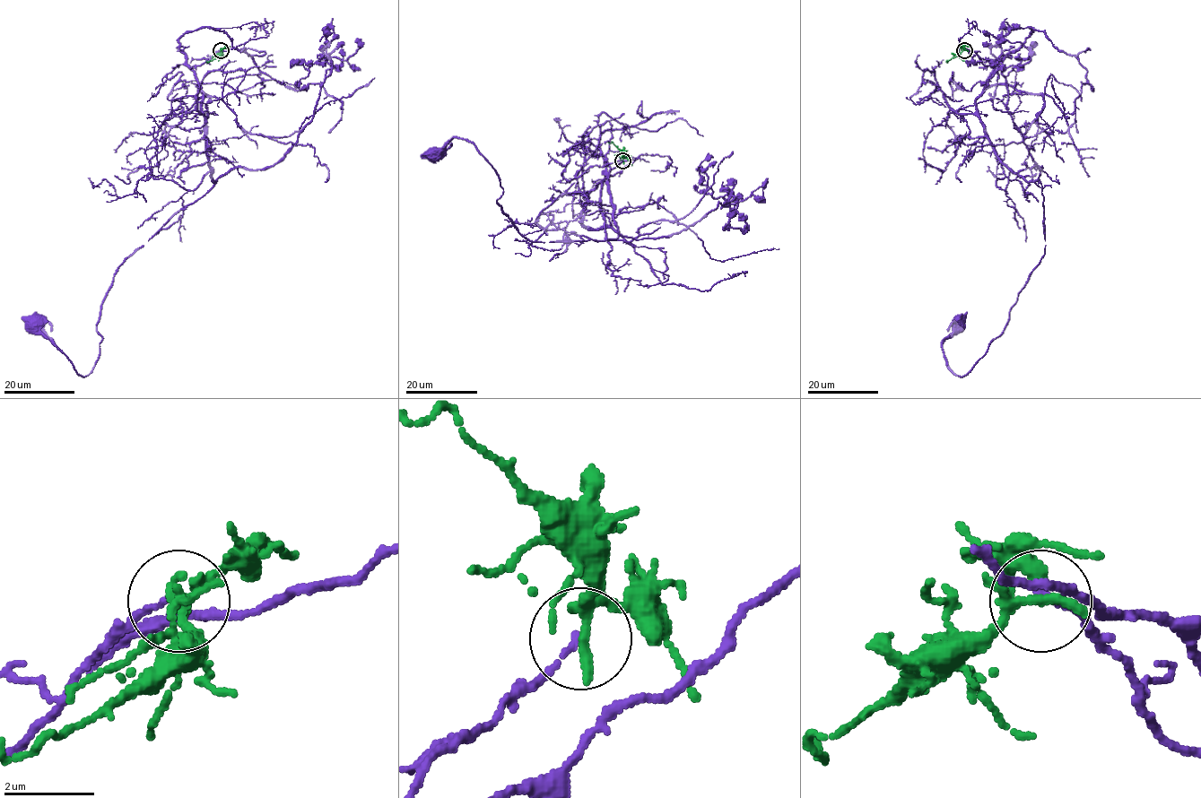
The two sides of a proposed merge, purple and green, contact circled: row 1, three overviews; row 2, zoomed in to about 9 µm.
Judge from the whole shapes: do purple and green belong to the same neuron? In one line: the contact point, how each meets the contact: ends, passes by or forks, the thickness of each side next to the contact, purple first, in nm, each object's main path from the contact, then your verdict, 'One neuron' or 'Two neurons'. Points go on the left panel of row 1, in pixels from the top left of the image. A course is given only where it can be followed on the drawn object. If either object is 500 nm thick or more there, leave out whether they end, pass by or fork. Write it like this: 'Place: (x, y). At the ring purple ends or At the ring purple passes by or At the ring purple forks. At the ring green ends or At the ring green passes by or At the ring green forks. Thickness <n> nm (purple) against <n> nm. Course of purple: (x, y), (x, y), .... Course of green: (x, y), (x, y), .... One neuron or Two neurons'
Place: (221, 50). At the ring purple ends. At the ring green passes by. Thickness 130 nm (purple) against 240 nm. Course of purple: (221, 49), (191, 68), (216, 180), (116, 272), (97, 325), (100, 358), (87, 376), (30, 325), (37, 324). Course of green: (221, 50), (211, 61), (205, 62). Two neurons

